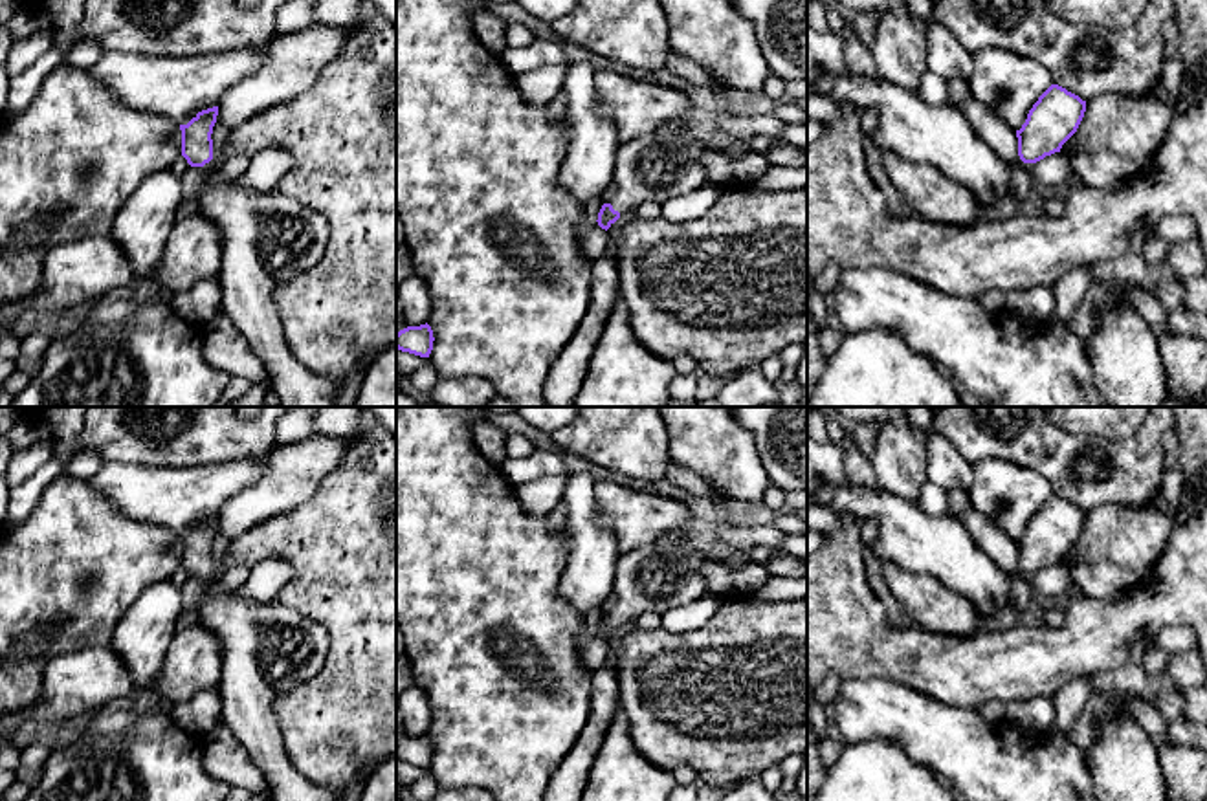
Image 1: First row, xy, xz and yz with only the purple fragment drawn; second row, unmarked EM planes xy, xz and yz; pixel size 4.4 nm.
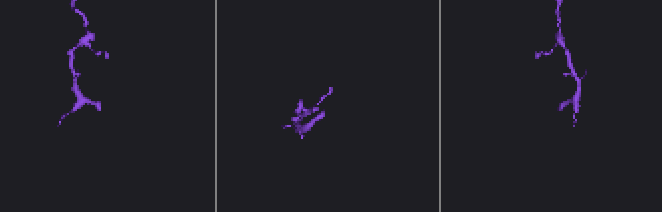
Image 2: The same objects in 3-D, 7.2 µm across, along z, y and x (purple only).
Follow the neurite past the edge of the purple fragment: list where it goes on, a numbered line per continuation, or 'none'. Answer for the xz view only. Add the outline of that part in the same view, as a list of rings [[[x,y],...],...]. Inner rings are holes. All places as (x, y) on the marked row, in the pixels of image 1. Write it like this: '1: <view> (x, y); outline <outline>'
1: xz (657, 167); outline [[[664,125],[620,145],[611,176],[615,196],[609,203],[622,214],[646,202],[662,205],[708,187],[712,181],[703,152],[717,143],[712,136],[695,137],[682,126]]]

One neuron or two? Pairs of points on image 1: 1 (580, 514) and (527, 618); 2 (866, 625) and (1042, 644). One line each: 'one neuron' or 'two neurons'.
1: two neurons
2: one neuron

